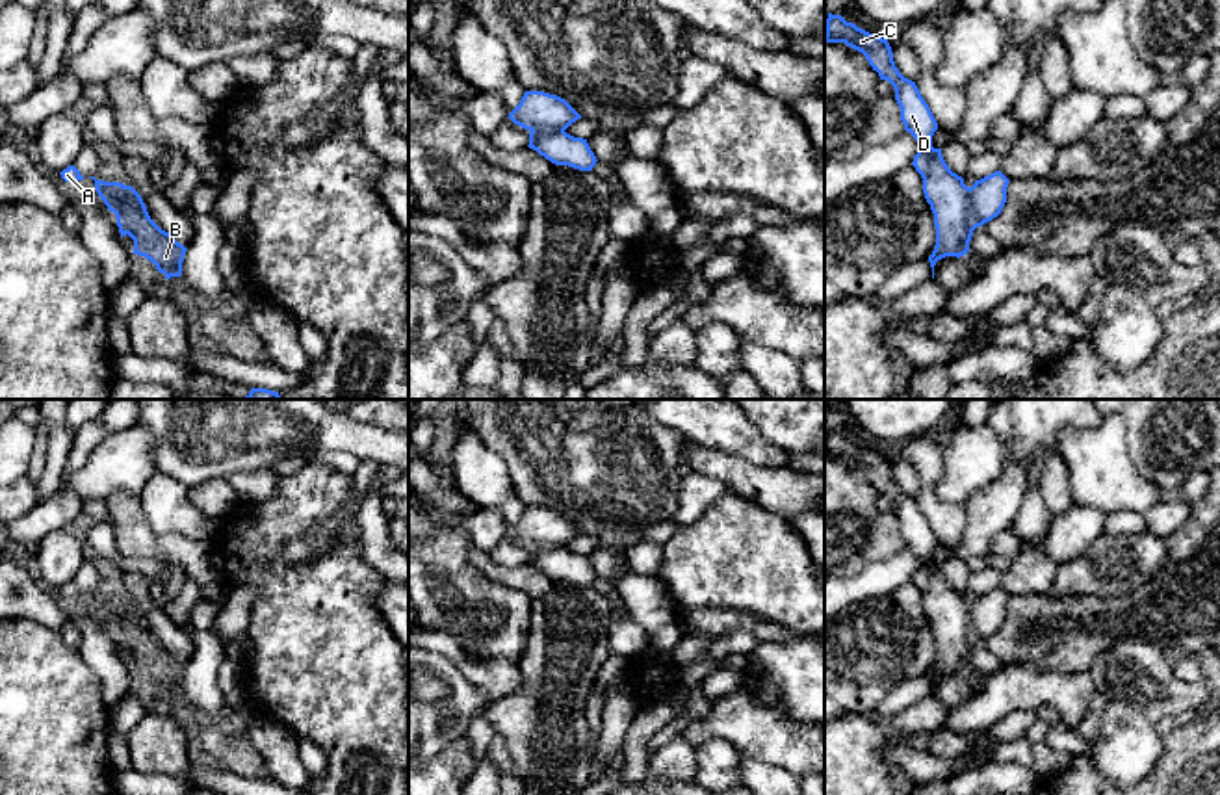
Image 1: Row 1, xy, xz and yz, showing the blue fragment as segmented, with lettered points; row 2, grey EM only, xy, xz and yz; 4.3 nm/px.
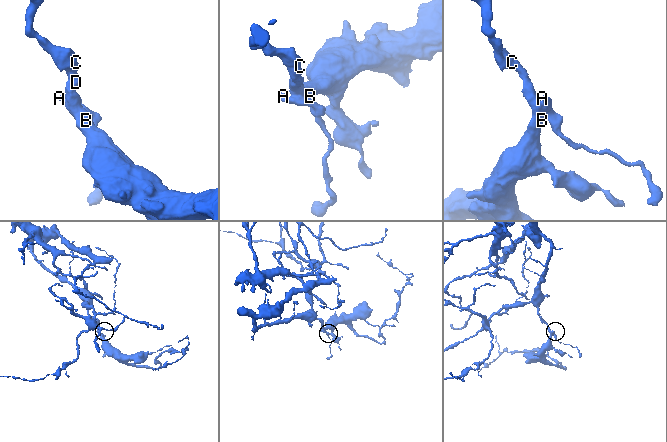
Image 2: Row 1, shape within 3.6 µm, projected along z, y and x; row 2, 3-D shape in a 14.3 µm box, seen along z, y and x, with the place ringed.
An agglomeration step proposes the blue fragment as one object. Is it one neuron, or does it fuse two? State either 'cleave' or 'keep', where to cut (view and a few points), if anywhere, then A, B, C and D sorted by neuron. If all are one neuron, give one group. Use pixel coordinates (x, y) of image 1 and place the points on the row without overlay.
cleave; cut xy (103, 615), (110, 610), (119, 610), (145, 628); groups A / B C D

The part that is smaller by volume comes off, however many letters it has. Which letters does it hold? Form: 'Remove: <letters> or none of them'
Remove: A

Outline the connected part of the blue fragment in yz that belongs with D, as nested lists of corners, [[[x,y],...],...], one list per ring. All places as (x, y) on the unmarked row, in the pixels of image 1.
[[[828,429],[824,459],[845,459],[862,468],[880,496],[888,496],[895,505],[904,546],[919,561],[912,581],[923,594],[923,609],[934,630],[936,661],[928,672],[934,695],[938,676],[945,672],[960,674],[969,667],[969,658],[977,645],[969,604],[962,593],[949,585],[941,565],[932,563],[938,539],[915,498],[904,494],[895,483],[888,455],[847,438],[841,431]]]

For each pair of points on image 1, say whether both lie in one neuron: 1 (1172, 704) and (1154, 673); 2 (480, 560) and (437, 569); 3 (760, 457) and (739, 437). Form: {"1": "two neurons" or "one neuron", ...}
{"1": "one neuron", "2": "two neurons", "3": "one neuron"}

